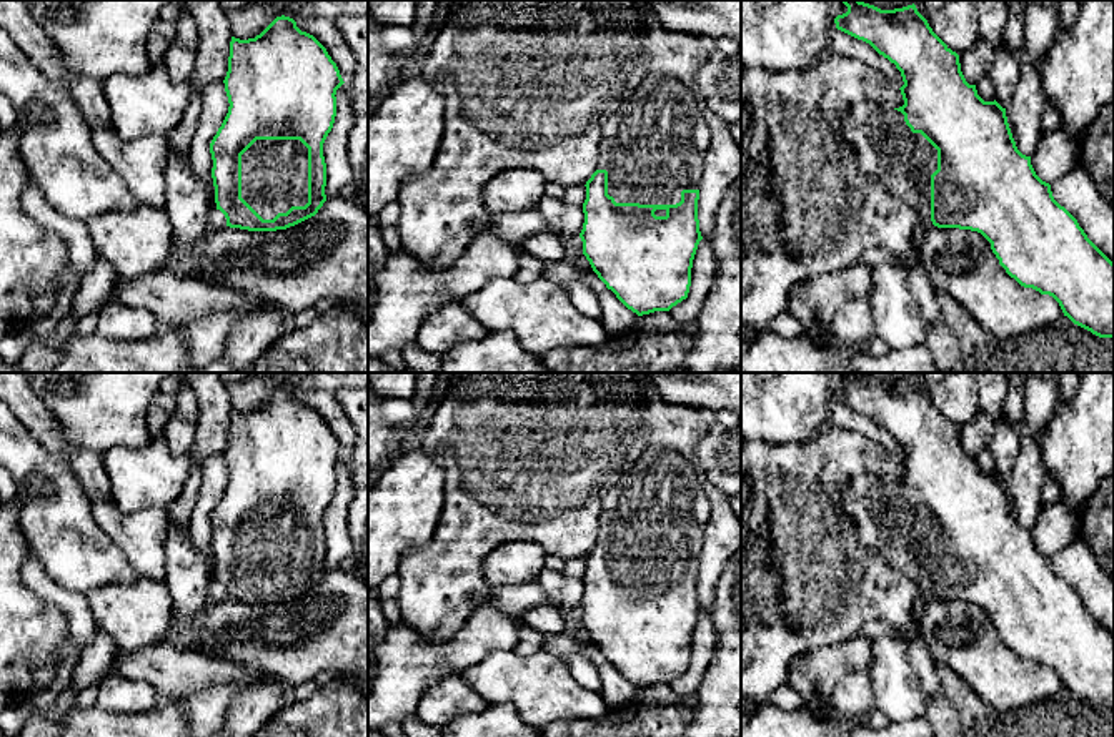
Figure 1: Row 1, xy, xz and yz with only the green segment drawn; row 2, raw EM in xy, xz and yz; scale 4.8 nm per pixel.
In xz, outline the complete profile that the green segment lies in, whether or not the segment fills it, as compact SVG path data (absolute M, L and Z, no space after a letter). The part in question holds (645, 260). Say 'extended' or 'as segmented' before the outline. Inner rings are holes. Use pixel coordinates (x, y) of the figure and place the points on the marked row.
extended; M649 73L601 123L596 171L586 181L583 255L598 278L638 316L669 311L688 298L691 268L703 240L698 220L699 180L711 141L709 126L693 92L679 80Z

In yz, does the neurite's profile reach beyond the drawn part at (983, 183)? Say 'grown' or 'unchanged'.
grown

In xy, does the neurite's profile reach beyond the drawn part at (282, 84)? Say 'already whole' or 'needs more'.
needs more

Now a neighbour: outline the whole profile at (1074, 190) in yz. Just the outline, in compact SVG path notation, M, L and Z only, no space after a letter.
M1076 165L1051 183L1051 191L1077 220L1087 238L1114 263L1114 208L1097 191L1091 175Z

